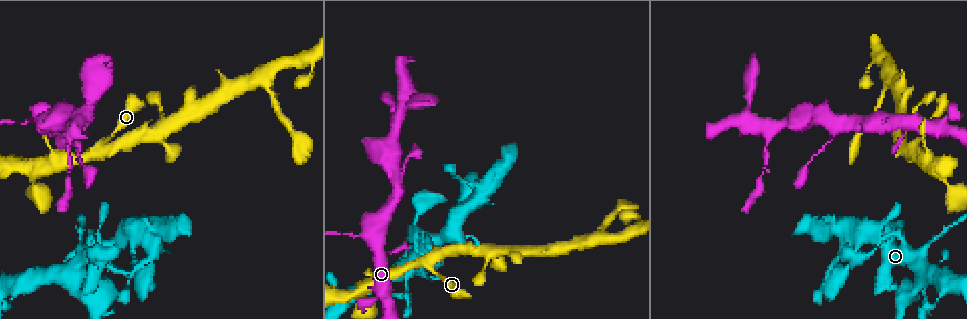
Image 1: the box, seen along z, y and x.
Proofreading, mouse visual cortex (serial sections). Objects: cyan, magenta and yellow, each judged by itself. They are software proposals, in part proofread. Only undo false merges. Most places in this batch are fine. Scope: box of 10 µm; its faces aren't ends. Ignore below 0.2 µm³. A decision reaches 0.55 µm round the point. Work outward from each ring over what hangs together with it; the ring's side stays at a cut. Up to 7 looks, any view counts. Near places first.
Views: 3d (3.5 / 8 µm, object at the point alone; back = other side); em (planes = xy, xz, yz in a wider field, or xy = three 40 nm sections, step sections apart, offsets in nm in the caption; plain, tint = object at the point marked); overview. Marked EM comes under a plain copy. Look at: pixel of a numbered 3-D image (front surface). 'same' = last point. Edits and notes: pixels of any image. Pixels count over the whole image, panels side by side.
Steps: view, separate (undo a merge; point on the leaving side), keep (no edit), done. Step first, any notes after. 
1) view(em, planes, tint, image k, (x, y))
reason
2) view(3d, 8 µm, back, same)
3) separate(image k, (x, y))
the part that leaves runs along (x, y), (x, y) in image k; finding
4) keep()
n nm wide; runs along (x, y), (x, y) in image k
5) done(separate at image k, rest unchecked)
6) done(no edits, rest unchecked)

view(3d, 3.5 µm, image 1, (433, 267))
abrupt turn

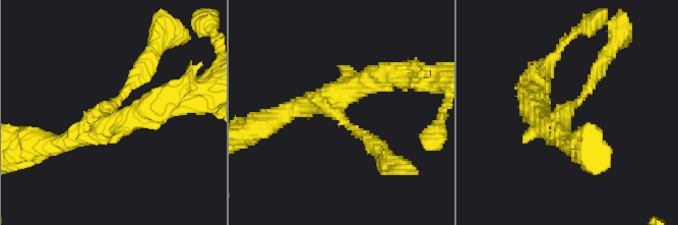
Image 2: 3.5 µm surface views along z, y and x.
view(em, xy, step 2, tint, image 2, (337, 113))
shape alone is not enough

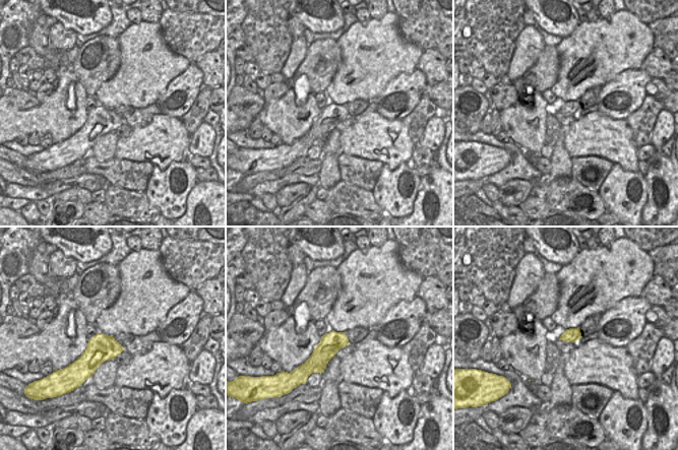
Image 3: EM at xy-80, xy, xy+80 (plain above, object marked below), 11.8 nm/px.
keep()
runs along (604, 60), (562, 117), (534, 110) in image 2; continuous, no second cell

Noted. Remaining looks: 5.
view(3d, 3.5 µm, image 1, (852, 235))
branch point

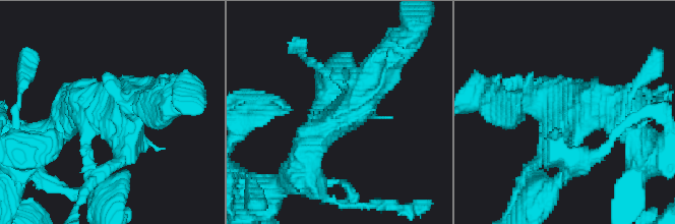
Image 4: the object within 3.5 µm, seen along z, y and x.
view(em, xy, step 1, tint, image 4, (569, 113))

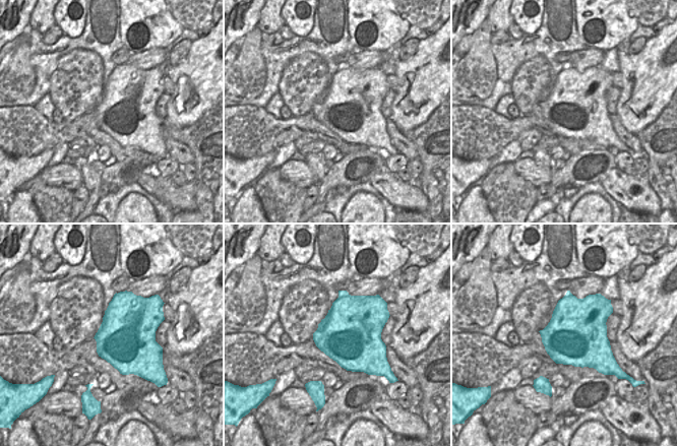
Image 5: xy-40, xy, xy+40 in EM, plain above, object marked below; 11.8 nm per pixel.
keep()
700 nm wide; runs along (618, 110), (573, 107), (535, 169) in image 4; continuous, no second cell

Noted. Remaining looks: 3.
view(3d, 3.5 µm, image 1, (27, 120))
sudden change in width

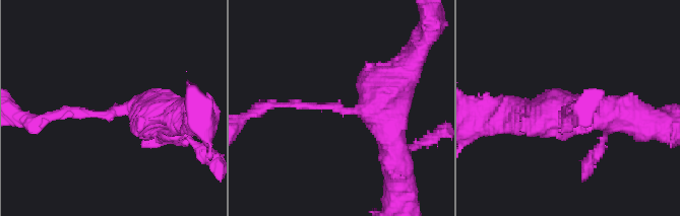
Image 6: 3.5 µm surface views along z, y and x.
view(em, xy, step 2, tint, image 6, (111, 113))
arms of 150, 400 nm; shape alone is not enough

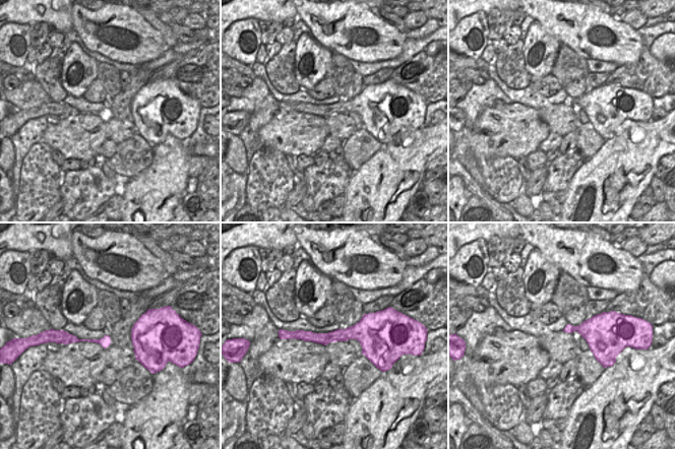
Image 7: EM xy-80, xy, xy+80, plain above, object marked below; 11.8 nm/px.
keep()
runs along (378, 330), (329, 337), (291, 335) in image 7; continuous, no second cell

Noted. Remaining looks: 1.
done(no edits, rest unchecked)

